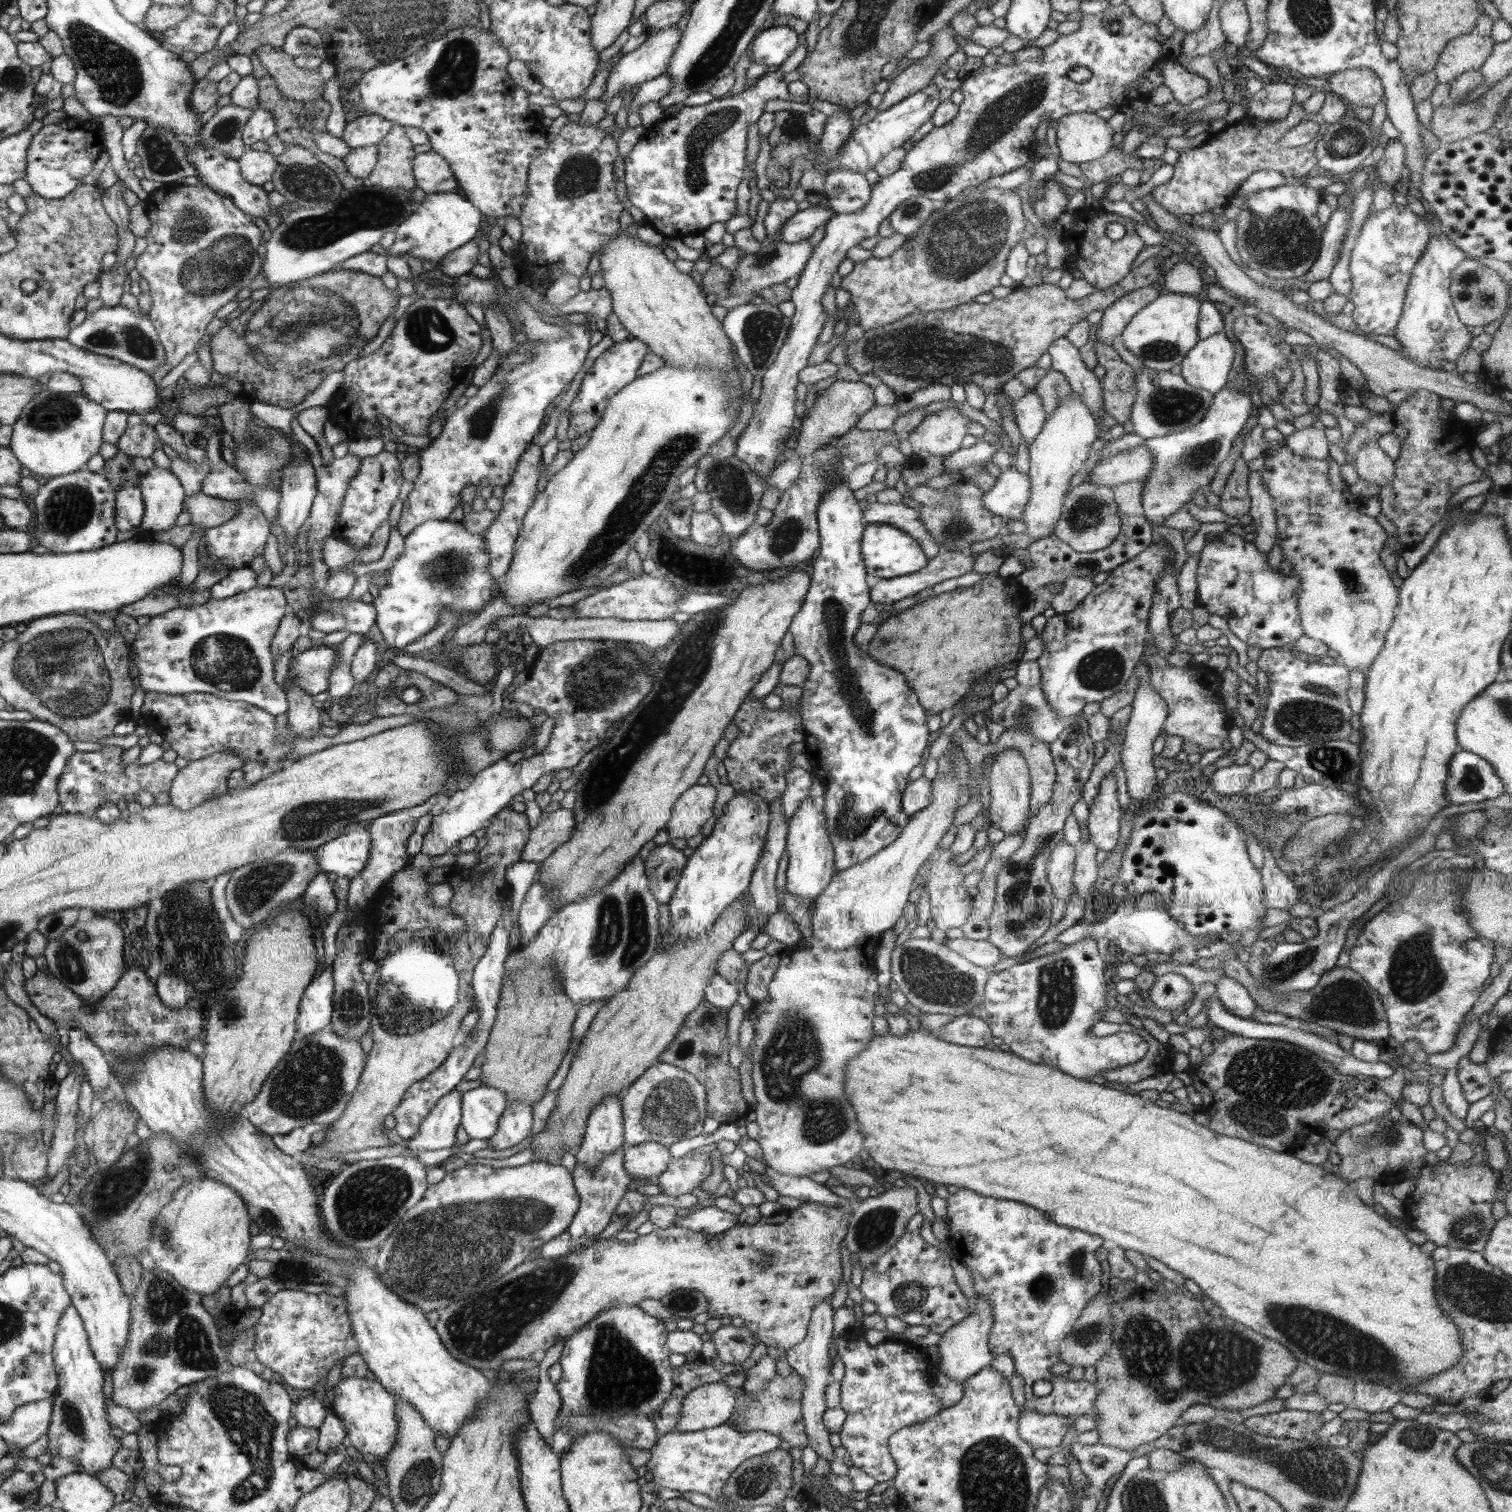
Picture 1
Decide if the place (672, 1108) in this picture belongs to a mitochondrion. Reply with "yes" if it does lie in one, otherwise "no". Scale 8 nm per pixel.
yes

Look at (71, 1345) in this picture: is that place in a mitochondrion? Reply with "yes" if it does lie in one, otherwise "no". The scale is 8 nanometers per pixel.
no

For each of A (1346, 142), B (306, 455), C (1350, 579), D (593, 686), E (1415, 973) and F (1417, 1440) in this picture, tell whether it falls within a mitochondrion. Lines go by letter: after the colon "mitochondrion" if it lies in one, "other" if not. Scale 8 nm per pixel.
A: mitochondrion
B: other
C: mitochondrion
D: mitochondrion
E: mitochondrion
F: mitochondrion

